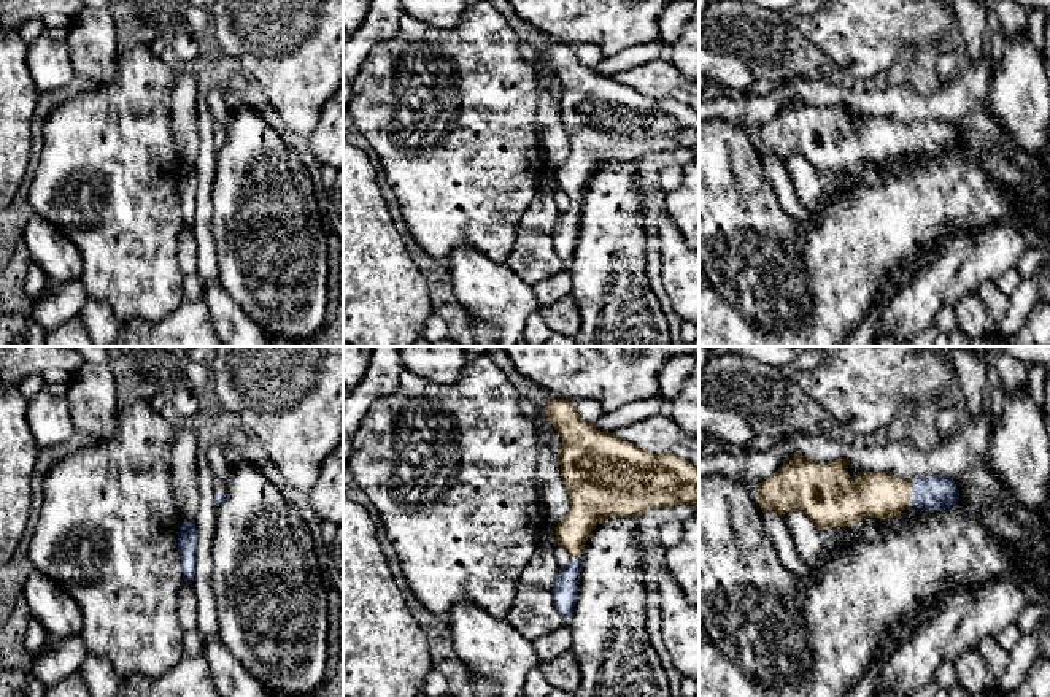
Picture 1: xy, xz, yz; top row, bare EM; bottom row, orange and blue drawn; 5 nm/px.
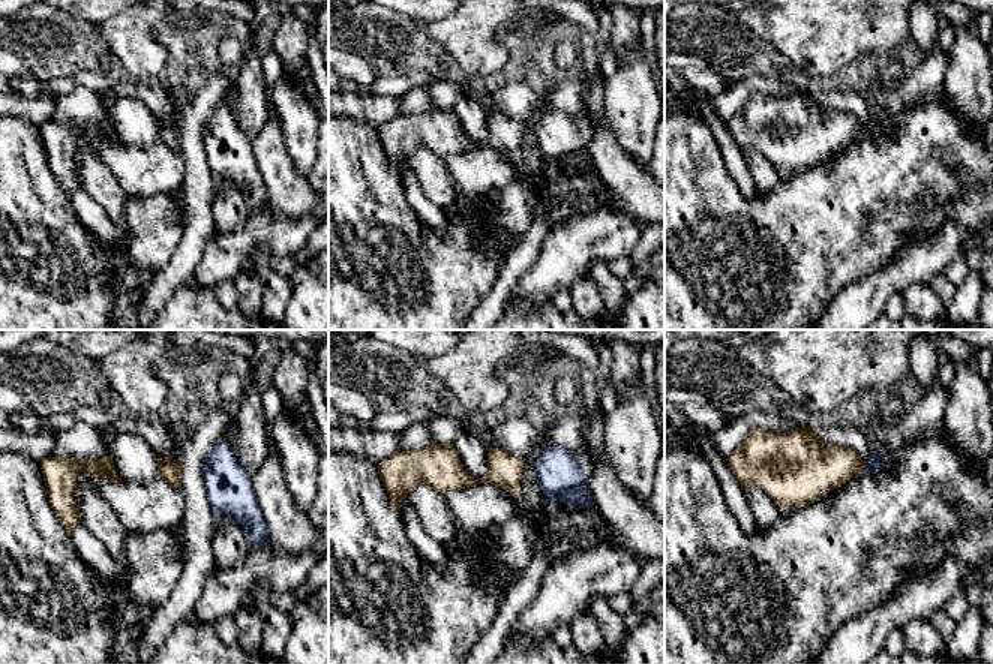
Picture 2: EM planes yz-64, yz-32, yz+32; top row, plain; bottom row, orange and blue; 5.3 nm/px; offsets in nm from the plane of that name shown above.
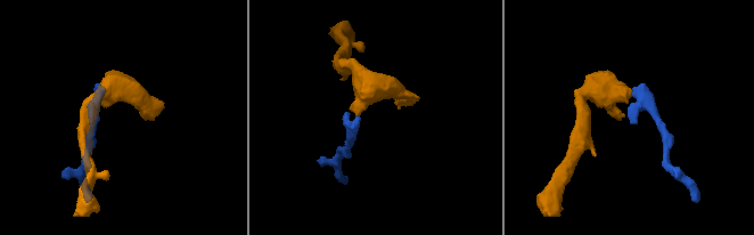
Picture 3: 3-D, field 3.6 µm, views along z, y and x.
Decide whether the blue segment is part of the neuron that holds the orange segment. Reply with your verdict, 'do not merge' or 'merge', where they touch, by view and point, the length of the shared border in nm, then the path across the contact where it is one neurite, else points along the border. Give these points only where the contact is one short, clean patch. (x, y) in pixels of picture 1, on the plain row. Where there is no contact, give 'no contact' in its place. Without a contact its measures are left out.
merge; meets orange in yz at (911, 138); contact 110 nm long; runs through yz (872, 138), (911, 138), (934, 137)

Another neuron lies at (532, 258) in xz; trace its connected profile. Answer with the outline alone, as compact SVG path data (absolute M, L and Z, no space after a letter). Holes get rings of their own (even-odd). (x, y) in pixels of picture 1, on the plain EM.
M526 232L516 235L507 265L531 286L567 268L567 262L554 249L551 235Z

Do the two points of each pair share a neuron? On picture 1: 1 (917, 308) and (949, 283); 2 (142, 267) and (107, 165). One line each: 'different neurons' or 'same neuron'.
1: same neuron
2: same neuron

